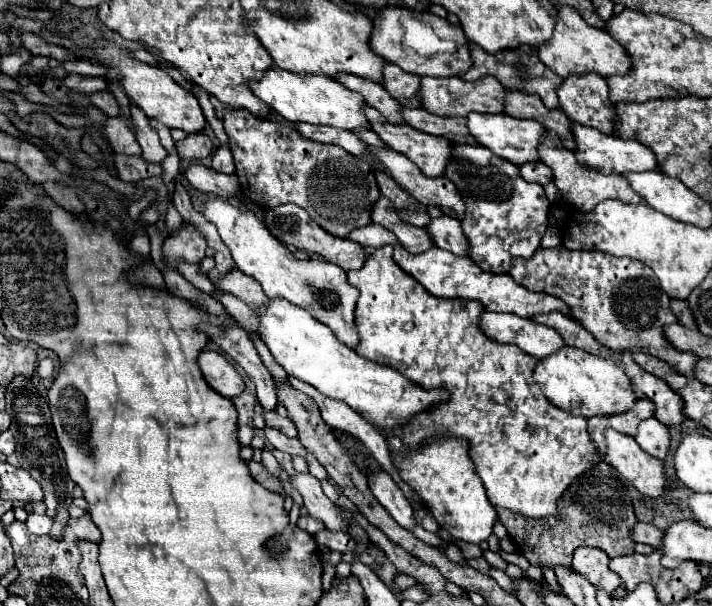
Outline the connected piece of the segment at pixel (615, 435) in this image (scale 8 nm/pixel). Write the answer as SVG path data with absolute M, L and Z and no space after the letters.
M609 429L605 431L605 441L605 461L639 493L647 497L659 497L665 487L663 463L645 453L631 435Z

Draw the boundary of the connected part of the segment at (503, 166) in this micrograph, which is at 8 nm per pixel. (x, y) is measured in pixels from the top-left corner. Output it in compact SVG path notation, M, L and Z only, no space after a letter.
M453 143L445 177L457 187L465 201L461 227L469 241L469 257L483 271L507 273L513 257L527 259L539 249L539 241L547 229L551 203L547 201L543 187L521 179L519 169L513 163L493 155L487 147Z

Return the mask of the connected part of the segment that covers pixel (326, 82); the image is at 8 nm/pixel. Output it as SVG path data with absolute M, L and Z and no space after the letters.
M271 65L259 81L249 81L249 87L259 99L263 99L271 109L275 109L279 115L283 115L291 123L307 121L307 123L321 123L321 125L331 125L347 131L369 127L363 115L363 105L365 105L363 97L359 93L349 91L347 87L343 87L331 77L297 75Z

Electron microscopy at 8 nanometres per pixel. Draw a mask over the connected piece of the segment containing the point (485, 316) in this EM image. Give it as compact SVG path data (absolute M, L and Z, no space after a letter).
M483 311L479 317L479 327L489 339L499 343L513 343L537 359L543 359L565 345L555 329L537 325L531 319L511 313Z

